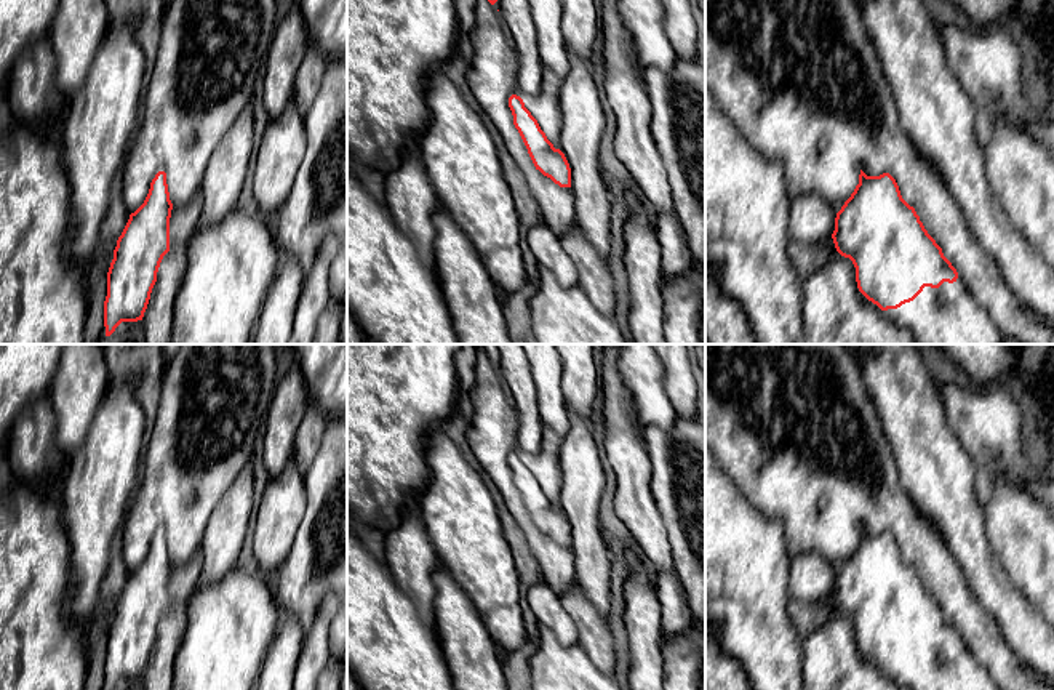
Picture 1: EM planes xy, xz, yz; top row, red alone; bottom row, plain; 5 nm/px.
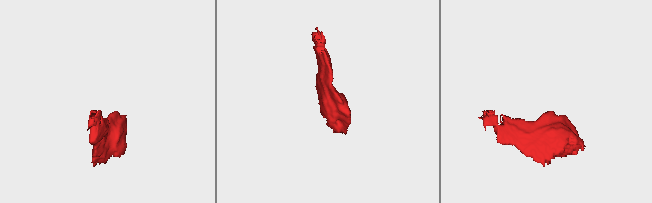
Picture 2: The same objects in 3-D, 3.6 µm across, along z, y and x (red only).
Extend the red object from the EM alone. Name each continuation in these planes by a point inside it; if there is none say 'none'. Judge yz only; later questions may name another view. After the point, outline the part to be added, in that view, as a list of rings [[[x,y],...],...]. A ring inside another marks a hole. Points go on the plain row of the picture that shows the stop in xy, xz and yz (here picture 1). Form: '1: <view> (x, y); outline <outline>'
1: yz (949, 666); outline [[[960,636],[939,647],[924,645],[913,660],[883,672],[908,690],[998,690]]]

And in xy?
none

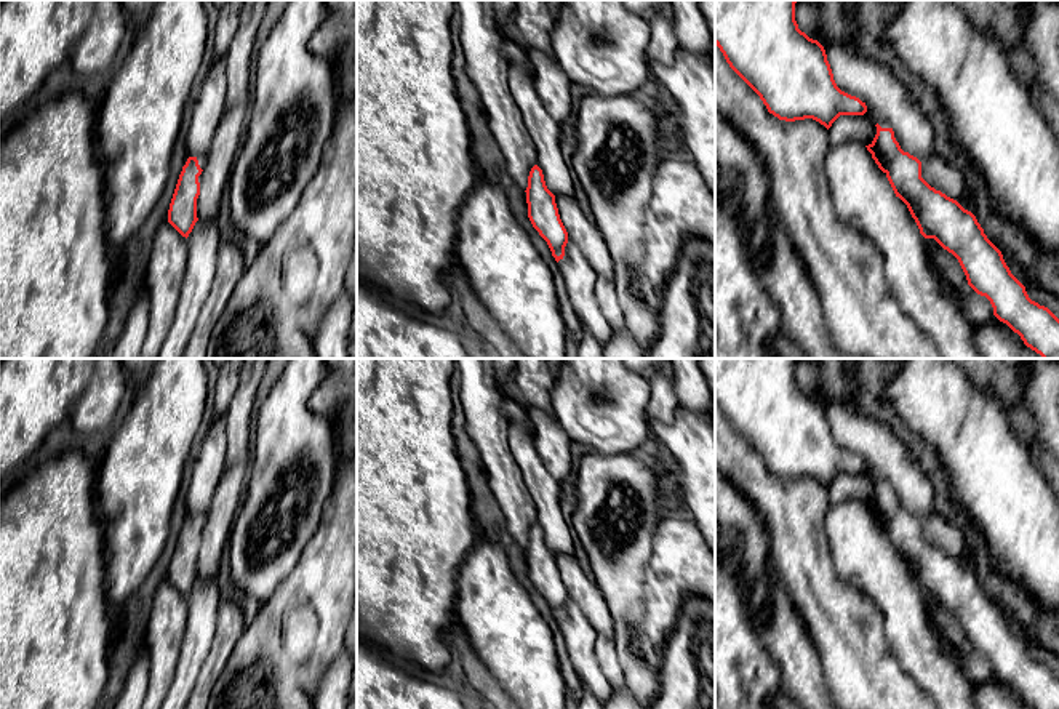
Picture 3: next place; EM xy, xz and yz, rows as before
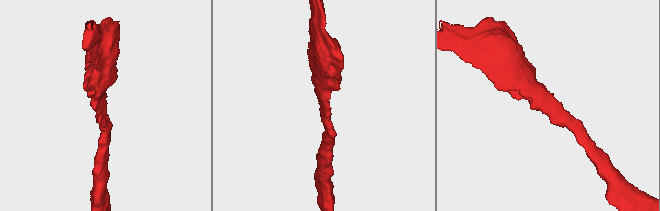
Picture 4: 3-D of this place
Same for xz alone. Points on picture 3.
none

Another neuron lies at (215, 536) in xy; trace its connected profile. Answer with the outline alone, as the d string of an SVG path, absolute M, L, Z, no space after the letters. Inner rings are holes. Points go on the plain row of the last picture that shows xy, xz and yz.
M246 463L226 466L213 495L197 557L197 576L203 581L216 581L219 563L229 546L232 525L245 495L246 475Z

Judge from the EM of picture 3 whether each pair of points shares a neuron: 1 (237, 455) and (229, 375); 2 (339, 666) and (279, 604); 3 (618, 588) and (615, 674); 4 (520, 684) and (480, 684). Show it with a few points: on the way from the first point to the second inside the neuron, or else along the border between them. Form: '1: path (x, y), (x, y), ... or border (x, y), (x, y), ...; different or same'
1: border (242, 376), (232, 402), (223, 415); different
2: border (339, 655), (315, 692); different
3: border (611, 634), (626, 685); different
4: border (477, 652), (482, 663), (506, 692); different

